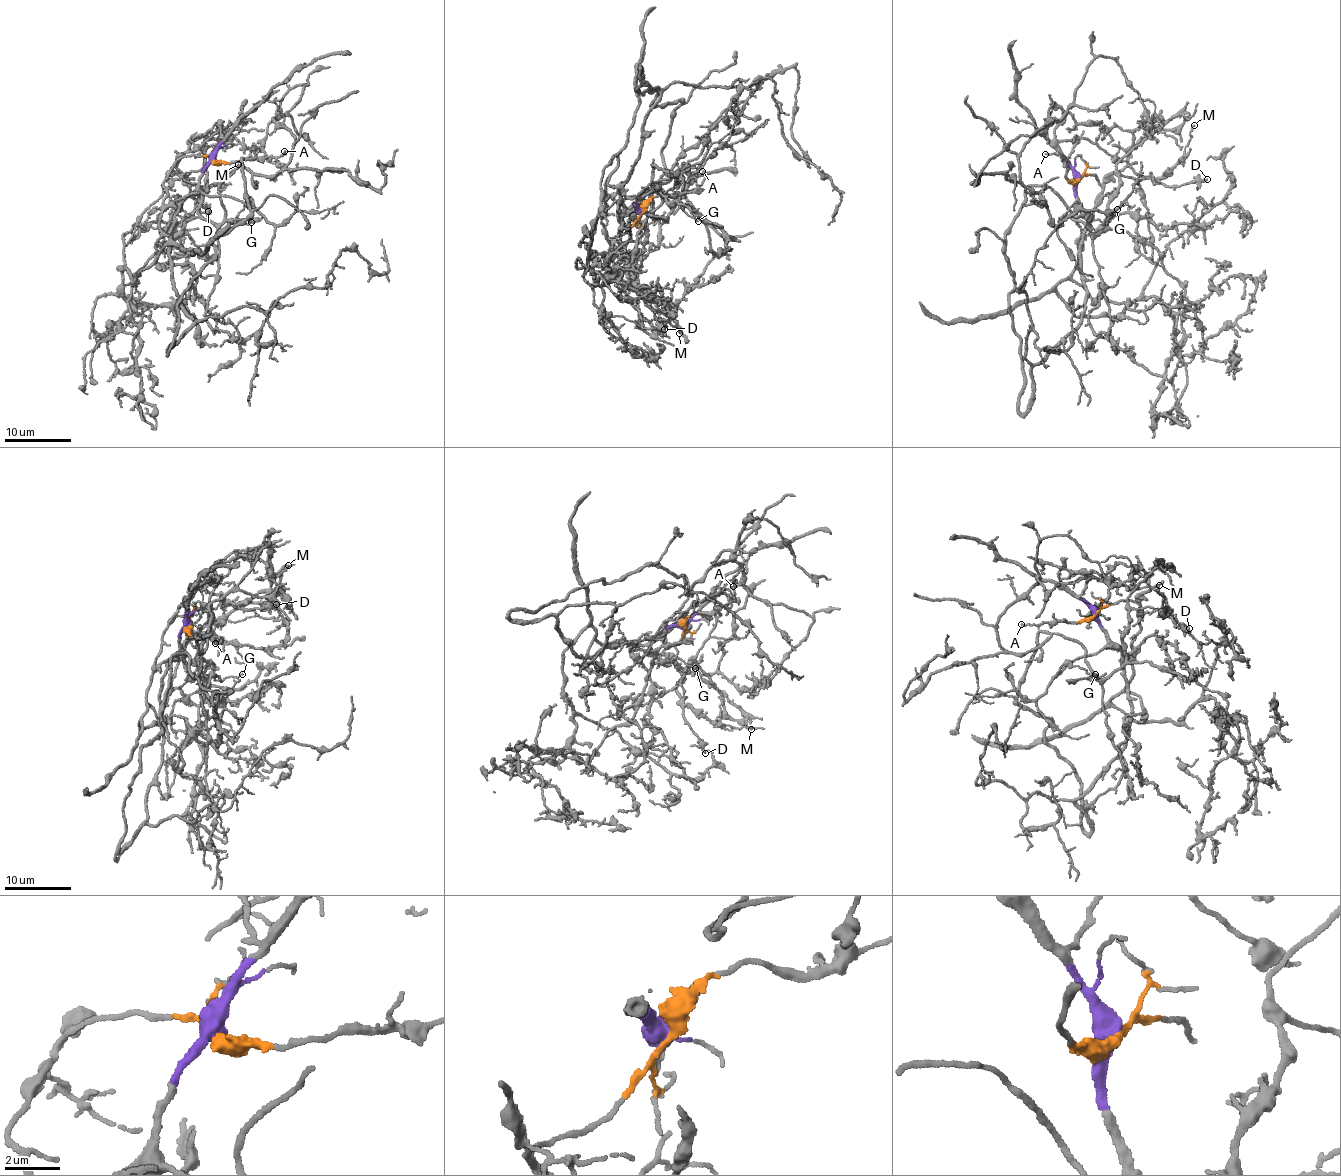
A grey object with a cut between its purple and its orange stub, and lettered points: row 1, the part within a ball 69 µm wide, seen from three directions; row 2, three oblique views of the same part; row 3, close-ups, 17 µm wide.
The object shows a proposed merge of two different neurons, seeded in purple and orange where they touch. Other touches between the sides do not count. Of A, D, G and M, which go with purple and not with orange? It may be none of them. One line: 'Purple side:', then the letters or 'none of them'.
Purple side: G

